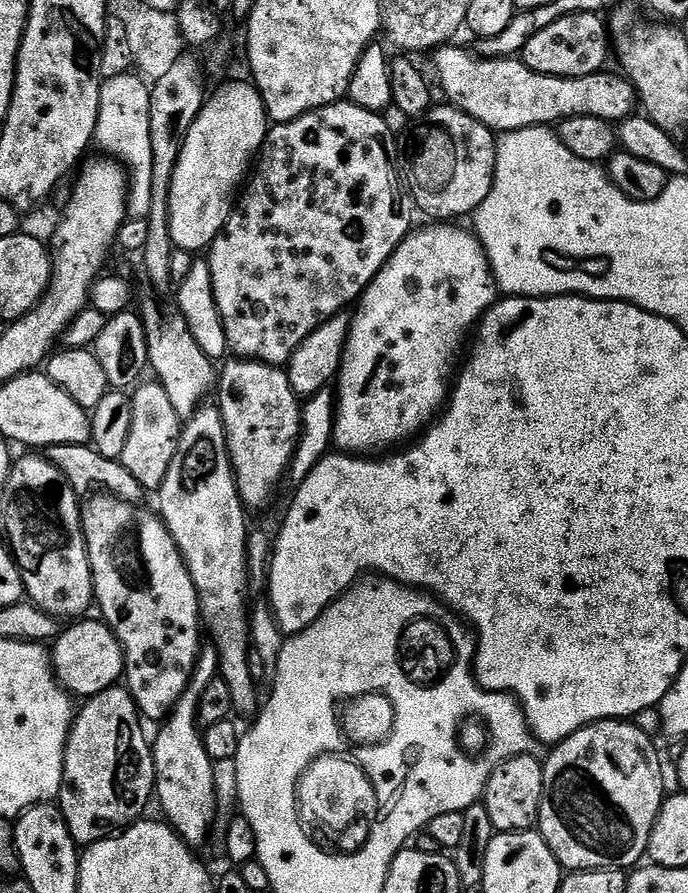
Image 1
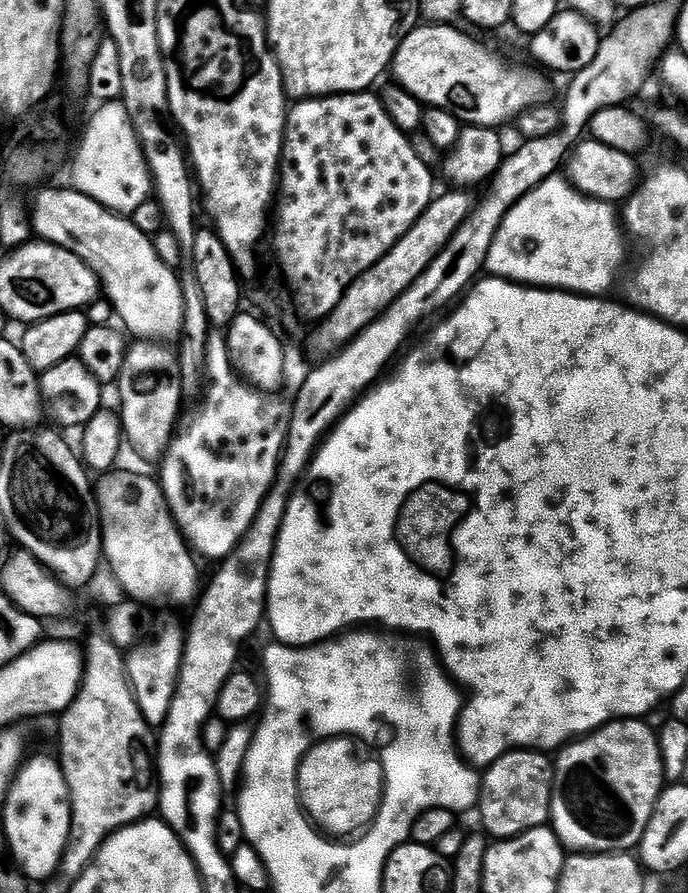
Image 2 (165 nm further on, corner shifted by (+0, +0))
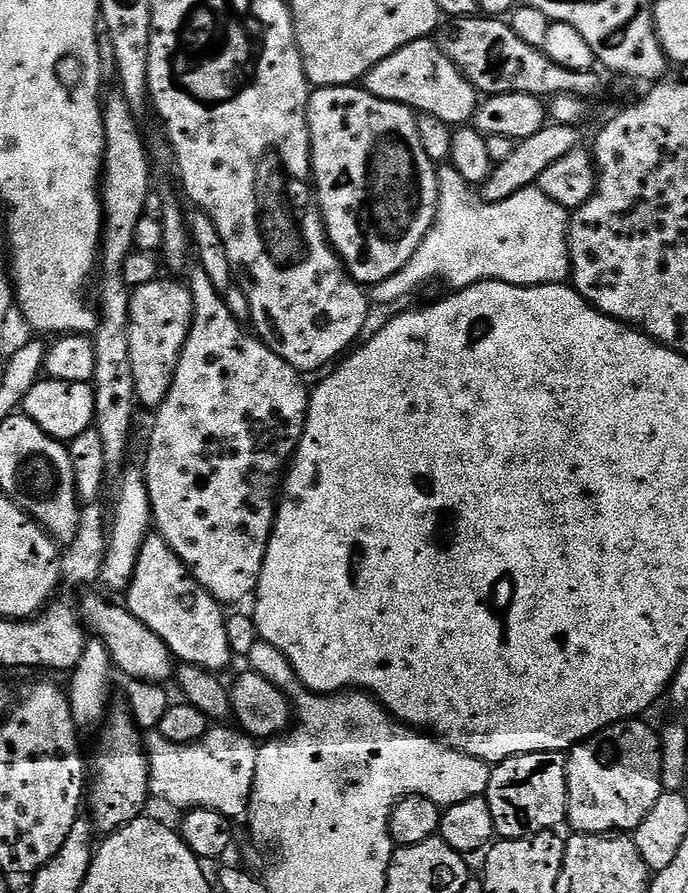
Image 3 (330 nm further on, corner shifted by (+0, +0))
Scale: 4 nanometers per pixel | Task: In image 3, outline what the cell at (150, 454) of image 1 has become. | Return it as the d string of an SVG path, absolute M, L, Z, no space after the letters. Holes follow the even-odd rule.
M157 278L131 289L129 302L130 363L136 399L149 410L159 408L174 382L188 332L192 328L192 294L179 279Z

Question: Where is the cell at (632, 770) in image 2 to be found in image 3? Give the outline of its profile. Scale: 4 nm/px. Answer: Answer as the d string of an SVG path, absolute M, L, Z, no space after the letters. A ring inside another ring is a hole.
M640 718L621 720L604 728L597 736L592 736L576 745L567 753L568 773L568 818L572 824L571 831L585 836L602 836L605 834L632 834L654 810L661 794L660 784L660 738L657 729L643 724Z

